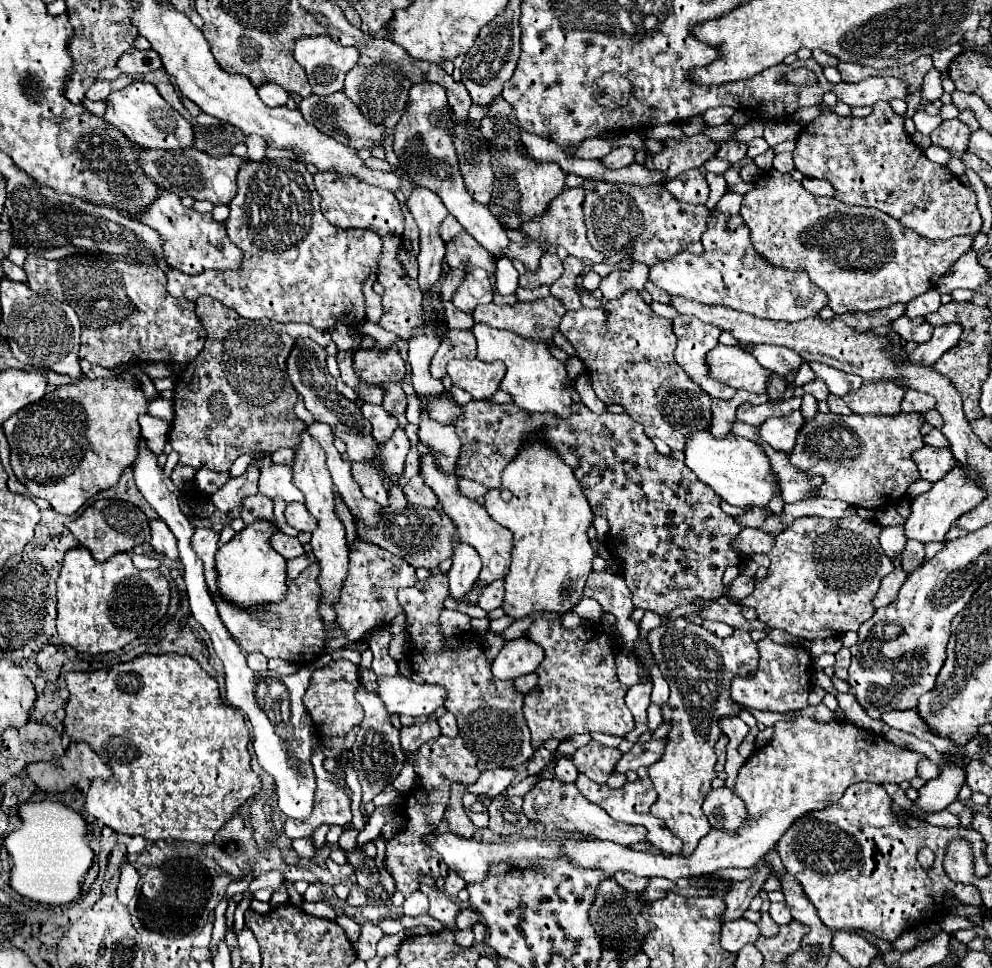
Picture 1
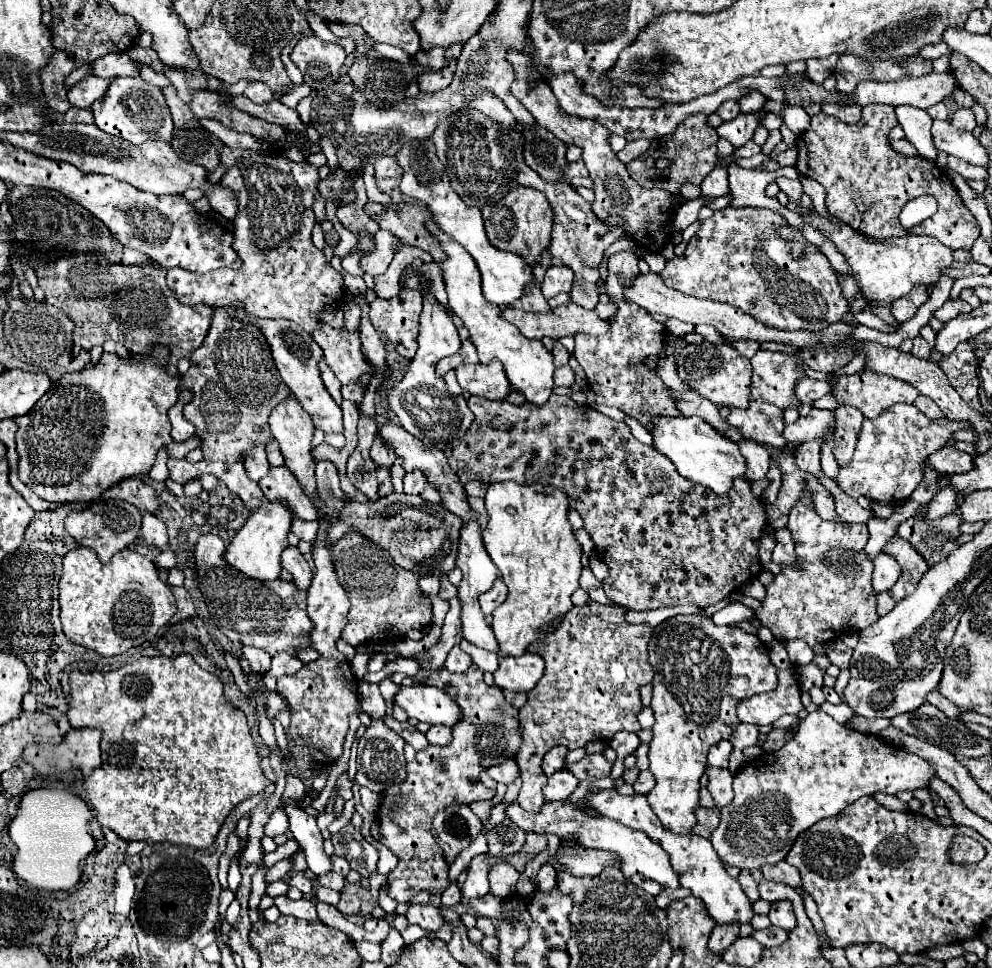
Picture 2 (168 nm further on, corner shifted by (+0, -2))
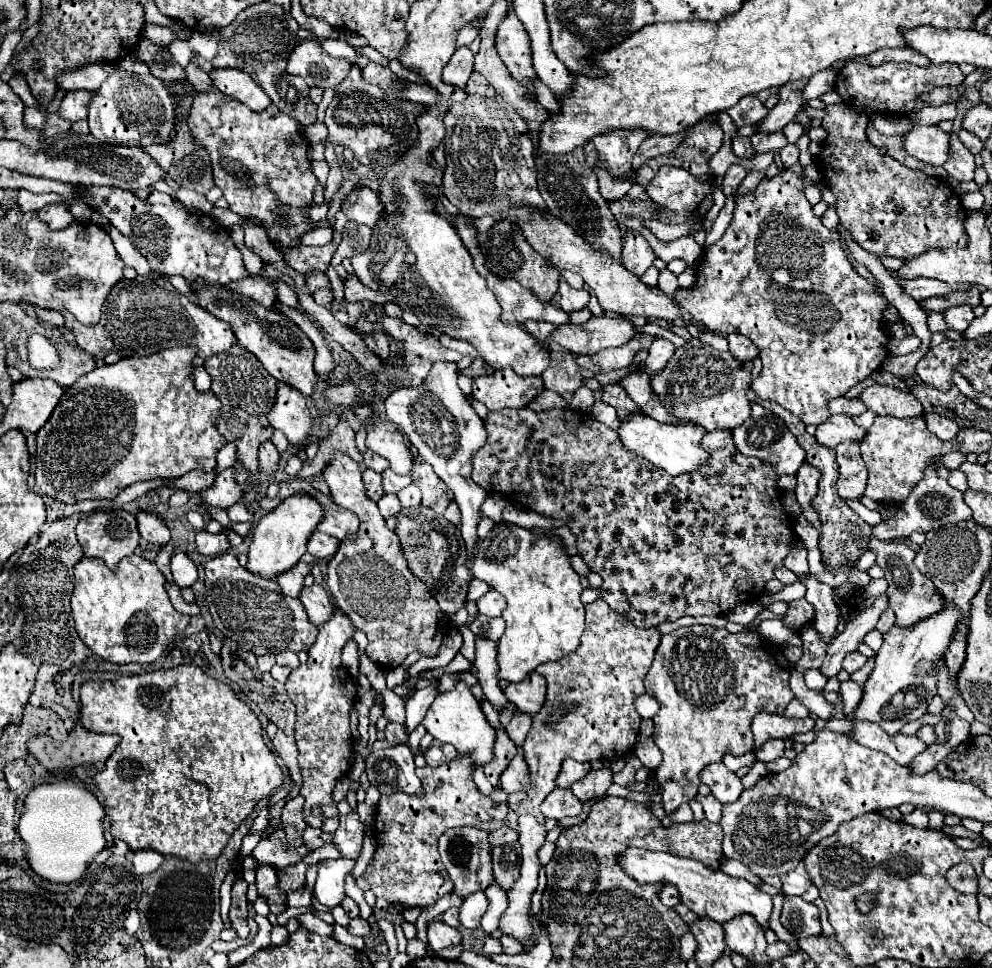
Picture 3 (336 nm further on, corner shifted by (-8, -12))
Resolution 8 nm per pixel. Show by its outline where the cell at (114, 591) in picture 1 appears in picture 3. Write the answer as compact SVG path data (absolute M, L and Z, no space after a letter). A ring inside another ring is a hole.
M137 554L121 560L115 570L109 570L99 558L81 558L75 564L71 610L81 640L97 656L113 664L155 662L191 620L191 616L179 614L171 606L165 576L157 564Z

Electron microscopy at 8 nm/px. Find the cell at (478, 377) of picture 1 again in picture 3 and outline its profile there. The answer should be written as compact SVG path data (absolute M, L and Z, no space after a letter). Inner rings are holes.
M503 368L491 376L479 376L471 396L495 412L503 408L525 408L543 390L541 376L521 378L511 368Z

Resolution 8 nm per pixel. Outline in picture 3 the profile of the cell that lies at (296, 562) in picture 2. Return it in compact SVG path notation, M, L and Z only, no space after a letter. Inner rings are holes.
M313 584L311 588L303 588L299 600L305 606L311 624L321 626L327 620L331 620L333 604L331 604L331 596L329 596L329 592L325 588L321 588L317 584Z

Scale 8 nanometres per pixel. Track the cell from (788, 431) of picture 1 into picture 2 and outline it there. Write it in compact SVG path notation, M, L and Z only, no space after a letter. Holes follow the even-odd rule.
M813 408L807 416L799 416L797 422L787 424L783 430L783 438L793 444L793 442L807 442L813 438L823 438L825 430L835 426L835 418L831 410L817 410Z

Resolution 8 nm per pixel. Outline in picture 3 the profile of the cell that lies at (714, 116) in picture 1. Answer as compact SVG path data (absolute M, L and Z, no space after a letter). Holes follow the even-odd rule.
M755 94L743 96L733 108L727 110L727 114L733 118L737 126L745 124L757 124L757 120L763 120L767 116L767 108L761 104L761 100Z

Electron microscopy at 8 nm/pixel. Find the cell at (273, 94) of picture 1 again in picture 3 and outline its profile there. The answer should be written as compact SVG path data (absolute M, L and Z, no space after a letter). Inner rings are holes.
M213 68L209 76L221 92L225 92L229 98L247 104L251 110L261 112L271 104L269 96L265 96L265 92L253 82L247 72L241 72L237 68Z

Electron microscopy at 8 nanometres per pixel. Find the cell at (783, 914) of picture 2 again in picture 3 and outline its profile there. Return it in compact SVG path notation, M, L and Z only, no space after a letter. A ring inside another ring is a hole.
M785 896L785 904L783 904L783 912L781 912L781 924L795 938L807 938L807 936L819 936L821 934L819 908L811 902L805 902L799 896Z

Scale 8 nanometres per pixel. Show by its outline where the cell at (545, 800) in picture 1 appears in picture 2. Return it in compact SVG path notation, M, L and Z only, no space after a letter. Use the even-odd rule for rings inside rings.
M569 800L545 802L537 814L521 810L521 806L517 804L511 804L507 808L507 816L525 832L535 832L535 834L545 834L545 836L555 834L559 840L575 840L575 842L581 842L585 848L615 850L621 856L621 862L623 862L621 872L625 874L625 878L631 878L633 874L641 874L645 878L659 882L661 886L679 888L679 878L669 864L669 856L657 842L653 842L645 832L629 830L621 826L619 822L609 820L607 816L593 816L577 802L569 802Z

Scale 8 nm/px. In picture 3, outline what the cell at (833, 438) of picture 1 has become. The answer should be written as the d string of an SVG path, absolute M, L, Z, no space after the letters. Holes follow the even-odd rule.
M877 416L873 426L867 430L867 436L860 443L861 456L868 469L867 490L865 496L877 500L879 504L901 504L905 496L915 488L915 484L923 478L929 456L947 454L953 450L953 442L937 440L925 426L923 416L915 418L893 418L893 416Z

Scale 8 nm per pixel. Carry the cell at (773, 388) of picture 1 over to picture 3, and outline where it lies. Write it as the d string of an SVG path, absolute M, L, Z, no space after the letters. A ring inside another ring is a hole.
M781 170L777 176L773 178L763 178L759 182L759 186L749 192L749 194L739 194L735 198L735 210L733 210L733 218L731 218L731 224L727 228L727 232L721 236L721 240L717 240L713 246L709 246L703 254L703 260L699 262L697 266L697 282L693 288L679 288L677 290L677 300L681 302L681 306L685 306L691 316L699 322L703 322L707 328L711 330L719 330L719 332L725 332L725 334L743 334L747 336L757 348L759 348L759 358L763 362L763 370L761 370L761 376L751 384L755 394L761 398L761 400L775 400L779 402L783 408L787 408L791 414L795 414L797 418L801 418L807 426L809 424L823 424L825 420L829 420L831 412L827 408L827 402L831 398L839 398L839 396L845 396L849 392L849 388L853 388L855 384L859 384L861 380L865 380L871 372L875 372L877 368L881 368L881 364L885 362L885 358L889 356L887 352L887 342L889 342L889 336L887 332L883 330L883 310L889 306L885 296L875 290L875 284L873 282L867 282L863 280L855 270L853 266L849 264L843 248L841 248L841 236L835 232L835 230L829 230L823 226L821 218L813 214L811 210L811 204L809 200L805 198L803 194L805 190L805 184L803 184L803 172L795 172L795 170Z

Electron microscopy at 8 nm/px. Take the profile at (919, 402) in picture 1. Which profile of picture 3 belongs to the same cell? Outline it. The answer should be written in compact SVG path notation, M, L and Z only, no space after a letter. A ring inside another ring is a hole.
M925 414L925 422L927 422L927 428L941 440L953 440L959 432L957 422L941 414Z

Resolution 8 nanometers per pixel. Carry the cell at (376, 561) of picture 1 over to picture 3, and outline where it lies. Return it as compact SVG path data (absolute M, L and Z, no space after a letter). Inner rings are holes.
M335 452L323 468L323 478L329 484L331 498L361 520L357 536L343 540L337 554L329 560L327 586L335 604L351 618L355 628L367 634L367 656L385 670L401 666L411 652L429 658L437 656L449 618L441 612L427 586L409 570L397 534L387 528L377 504L365 496L359 464L347 454Z

